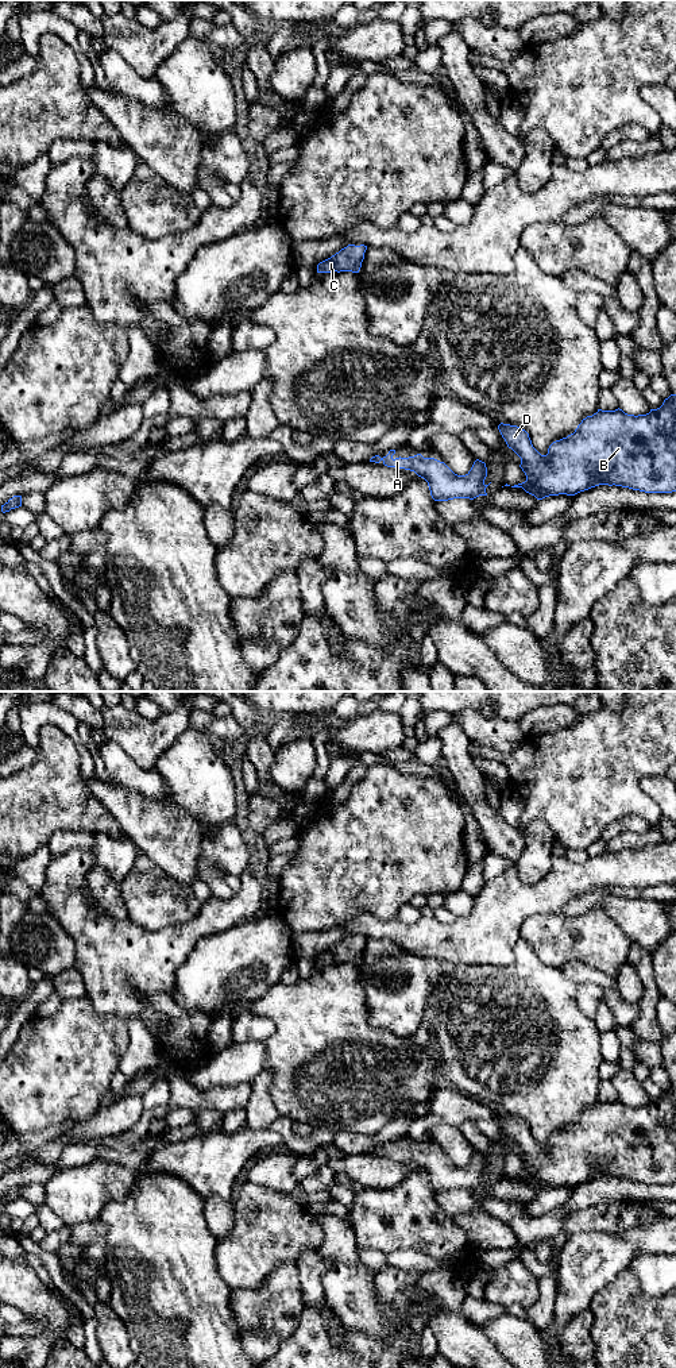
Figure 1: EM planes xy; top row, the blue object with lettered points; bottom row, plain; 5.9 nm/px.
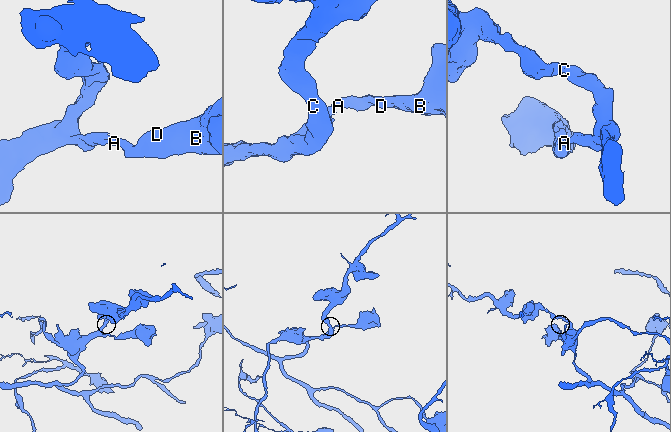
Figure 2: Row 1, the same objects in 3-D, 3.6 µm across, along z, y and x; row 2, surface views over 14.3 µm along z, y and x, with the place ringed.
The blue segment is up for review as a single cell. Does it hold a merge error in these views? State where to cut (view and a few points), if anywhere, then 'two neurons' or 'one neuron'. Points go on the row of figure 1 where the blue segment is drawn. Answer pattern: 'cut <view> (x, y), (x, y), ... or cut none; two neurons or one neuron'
cut none; one neuron

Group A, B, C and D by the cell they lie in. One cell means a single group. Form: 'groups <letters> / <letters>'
groups A B C D

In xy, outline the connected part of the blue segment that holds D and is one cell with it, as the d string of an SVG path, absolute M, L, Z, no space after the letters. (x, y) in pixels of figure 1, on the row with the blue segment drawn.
M671 394L657 409L650 409L646 415L627 415L622 409L598 409L592 416L582 420L573 433L553 442L546 455L541 455L532 444L529 433L510 424L501 423L498 429L509 448L519 458L519 467L526 475L526 481L511 488L522 488L526 493L542 500L549 496L575 496L599 485L622 486L645 493L672 493L676 492L676 394Z

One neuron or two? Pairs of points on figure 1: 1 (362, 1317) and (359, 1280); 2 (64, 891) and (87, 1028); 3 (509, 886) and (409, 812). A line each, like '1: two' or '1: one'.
1: one
2: two
3: two

